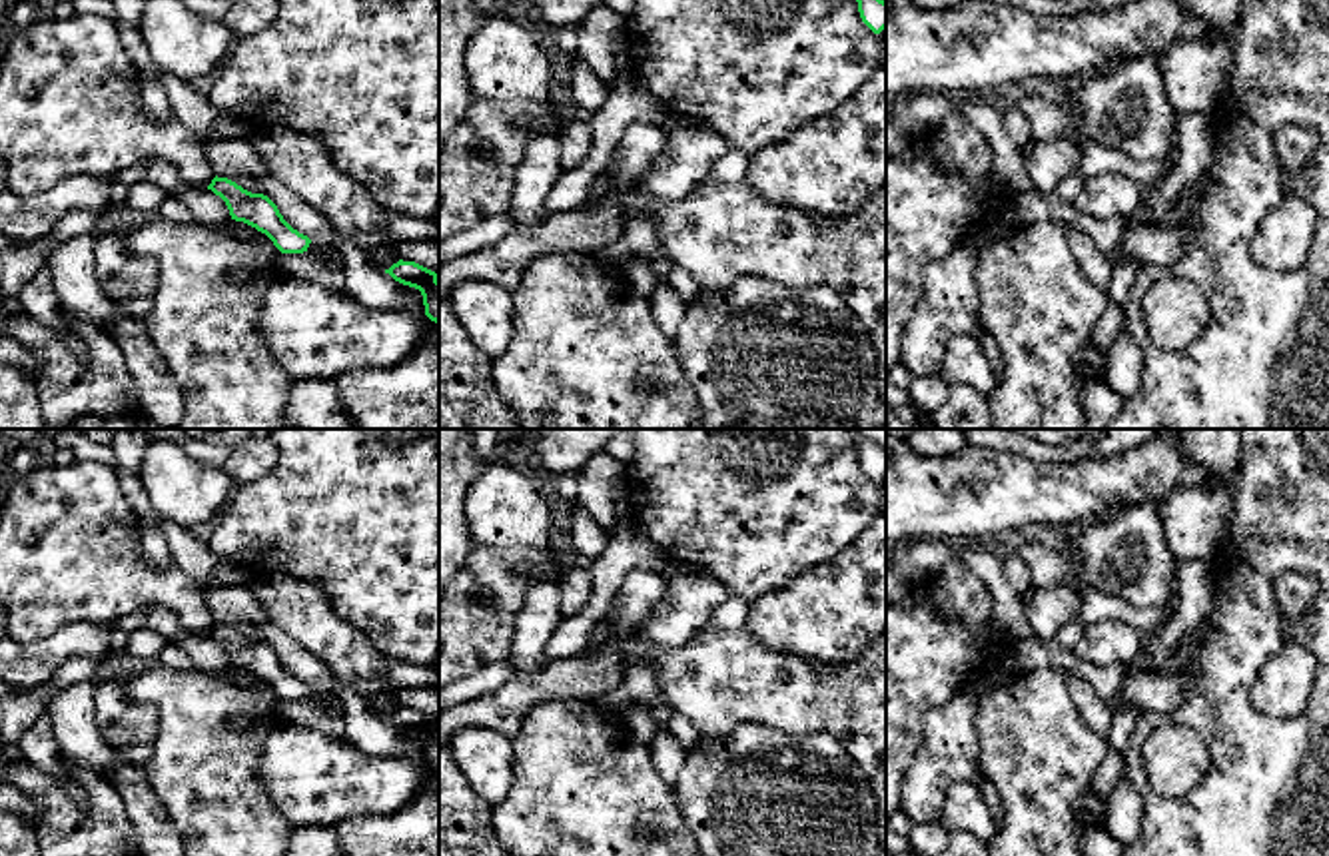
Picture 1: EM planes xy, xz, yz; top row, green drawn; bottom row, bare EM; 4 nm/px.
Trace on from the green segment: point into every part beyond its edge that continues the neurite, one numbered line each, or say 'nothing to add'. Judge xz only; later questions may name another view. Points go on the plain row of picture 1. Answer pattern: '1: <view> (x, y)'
nothing to add

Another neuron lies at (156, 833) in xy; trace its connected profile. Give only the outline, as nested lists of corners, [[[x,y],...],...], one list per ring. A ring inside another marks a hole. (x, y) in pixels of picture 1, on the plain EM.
[[[126,764],[108,774],[120,794],[138,838],[140,856],[184,856],[182,834],[150,786],[146,768]]]

